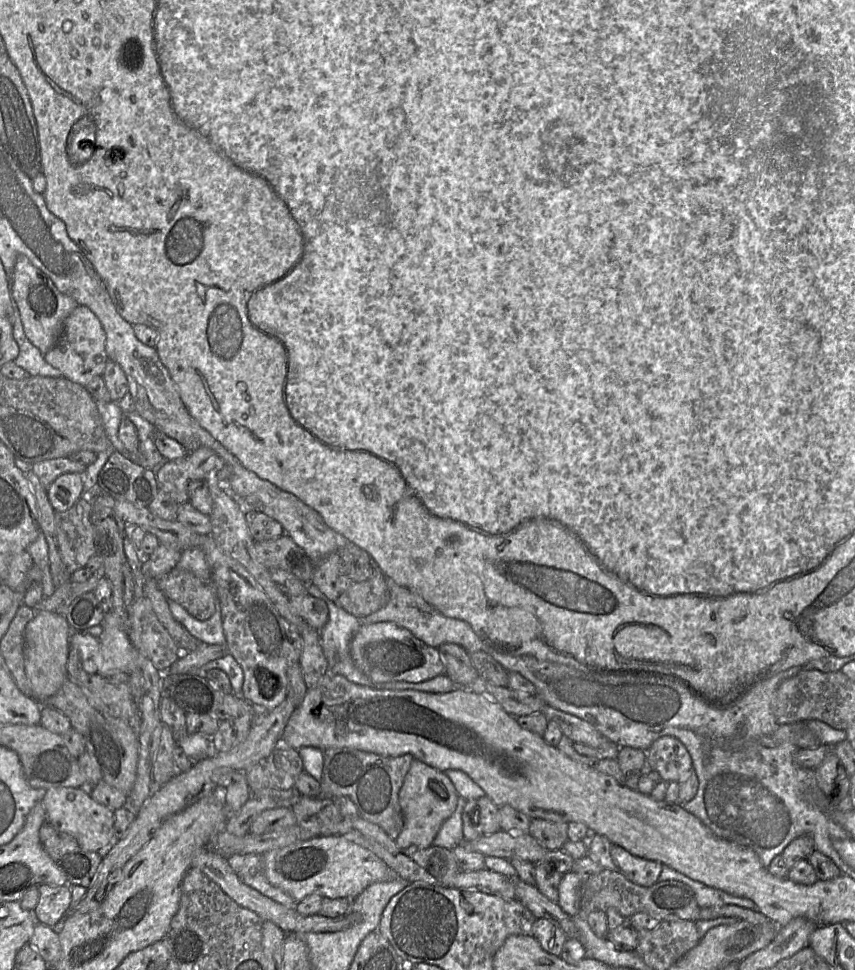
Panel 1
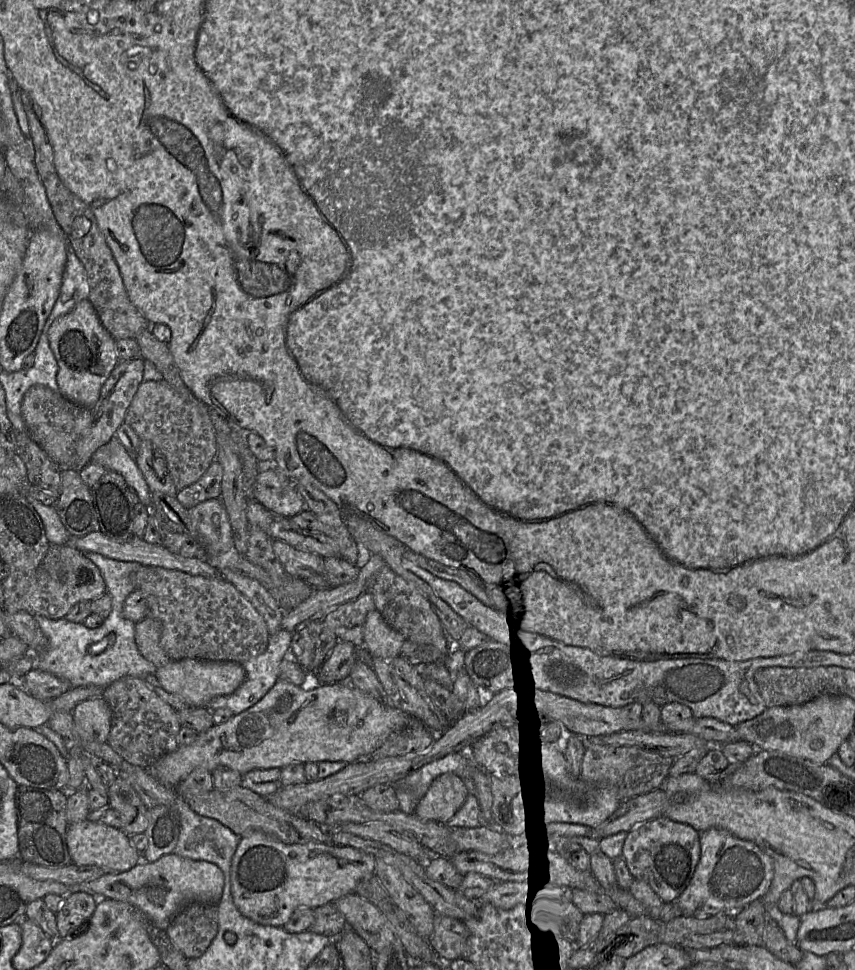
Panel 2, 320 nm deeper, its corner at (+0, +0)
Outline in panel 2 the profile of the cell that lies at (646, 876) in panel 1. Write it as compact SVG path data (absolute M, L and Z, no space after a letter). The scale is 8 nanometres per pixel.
M660 816L630 832L622 858L635 879L646 882L664 903L673 903L691 881L701 855L700 832L692 826Z

